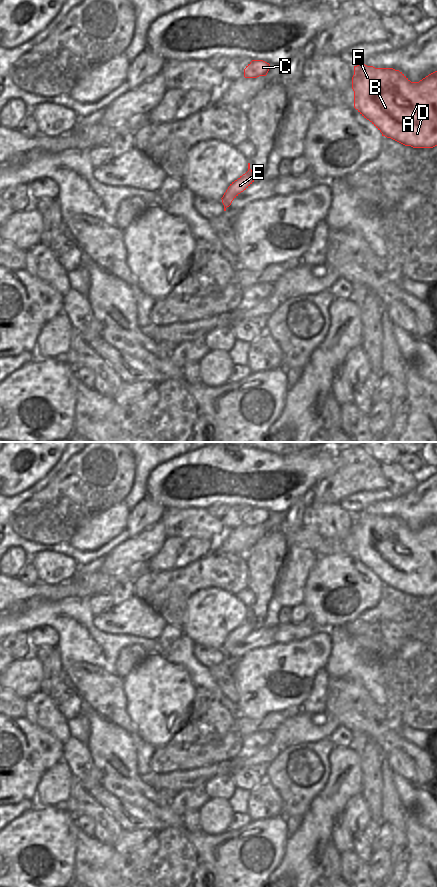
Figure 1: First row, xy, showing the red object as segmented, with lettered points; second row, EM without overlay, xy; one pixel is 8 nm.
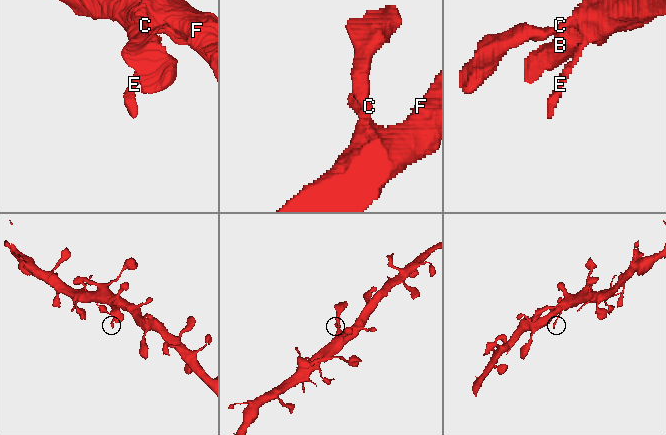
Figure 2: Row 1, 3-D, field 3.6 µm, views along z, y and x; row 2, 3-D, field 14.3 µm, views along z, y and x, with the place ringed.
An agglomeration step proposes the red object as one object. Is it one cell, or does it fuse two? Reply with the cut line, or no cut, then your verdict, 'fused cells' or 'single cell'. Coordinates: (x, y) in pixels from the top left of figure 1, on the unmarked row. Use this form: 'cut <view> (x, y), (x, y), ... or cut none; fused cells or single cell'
cut none; single cell

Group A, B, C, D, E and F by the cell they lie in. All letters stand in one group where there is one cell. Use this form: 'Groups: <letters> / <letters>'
Groups: A B C D E F.

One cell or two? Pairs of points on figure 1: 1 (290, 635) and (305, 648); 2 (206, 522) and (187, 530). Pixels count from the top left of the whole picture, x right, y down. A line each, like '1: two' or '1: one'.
1: two
2: one

